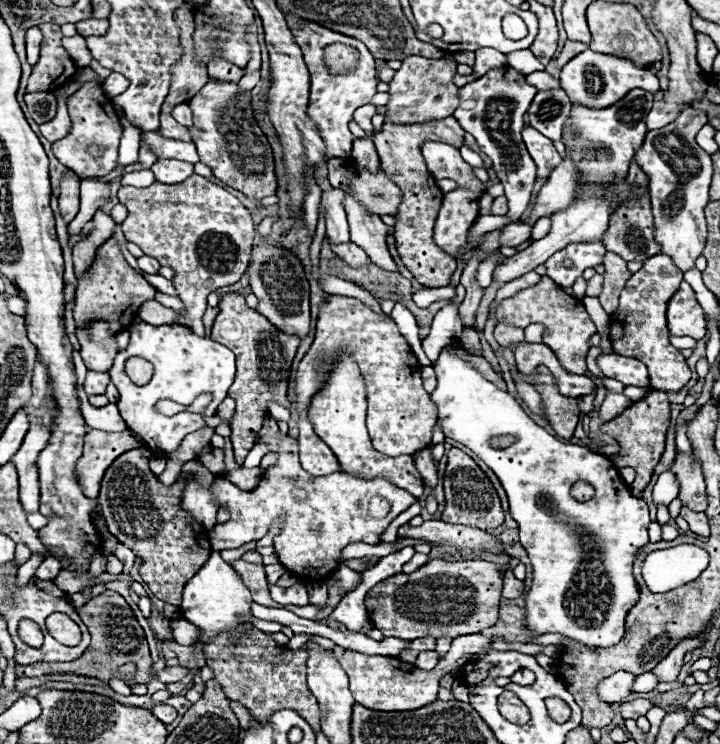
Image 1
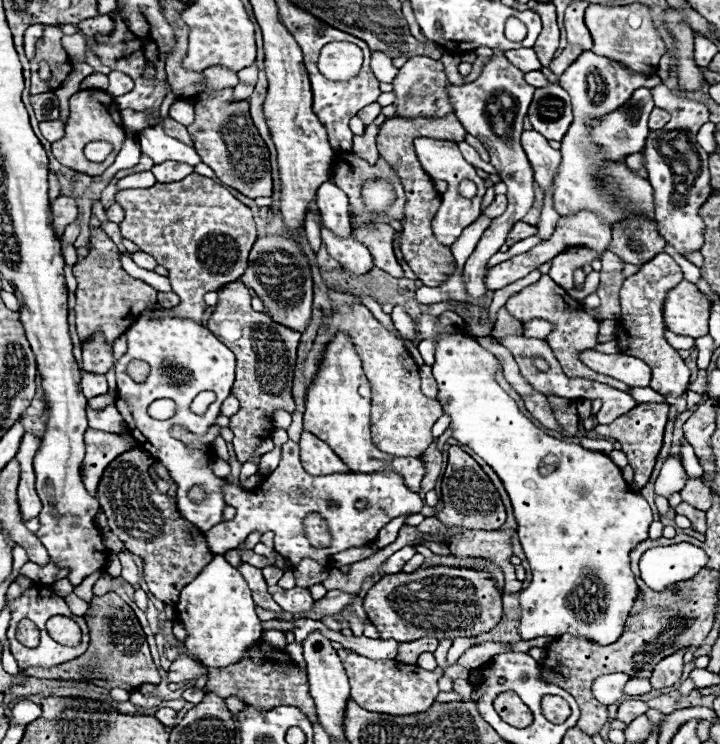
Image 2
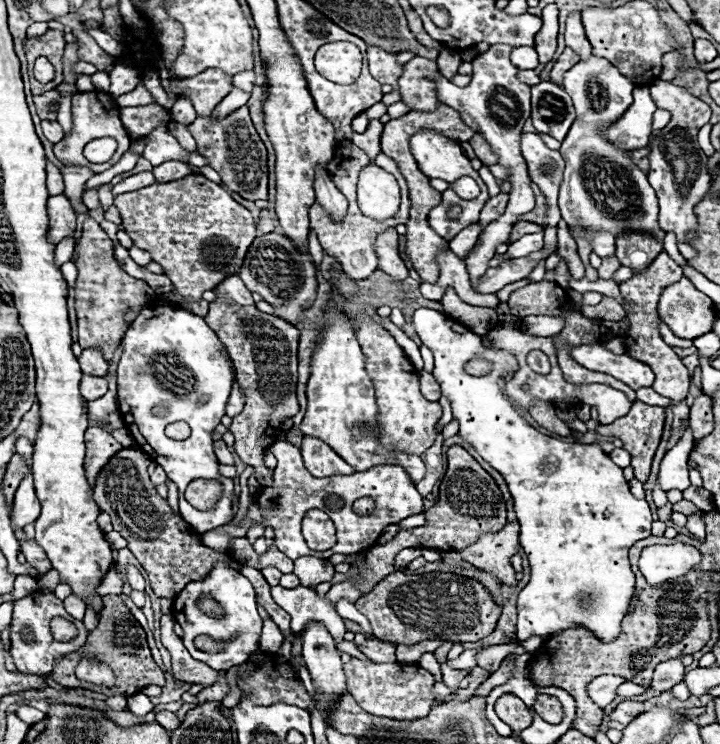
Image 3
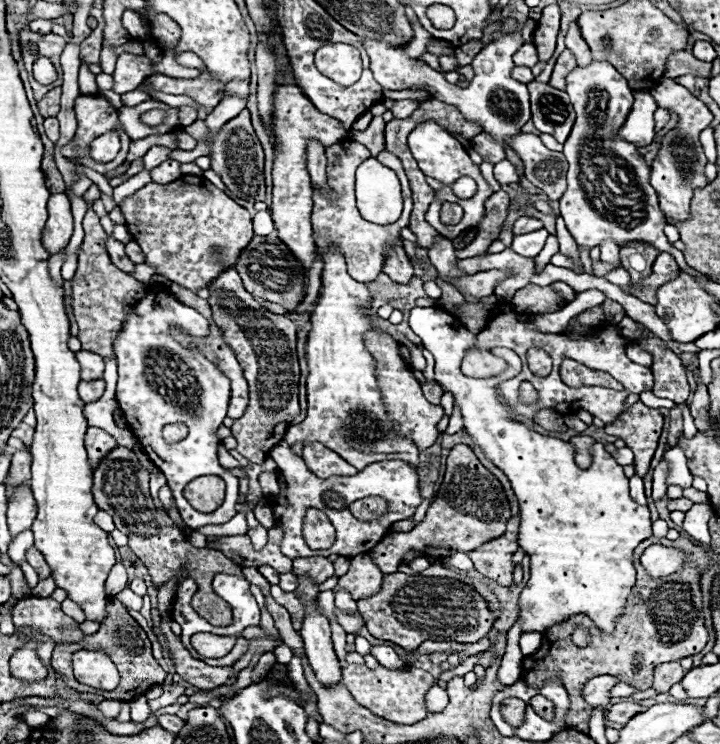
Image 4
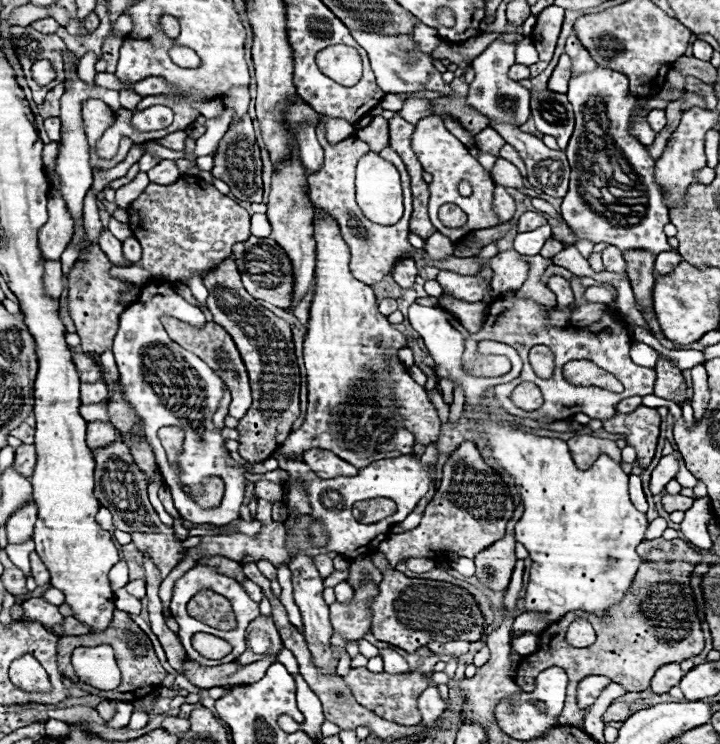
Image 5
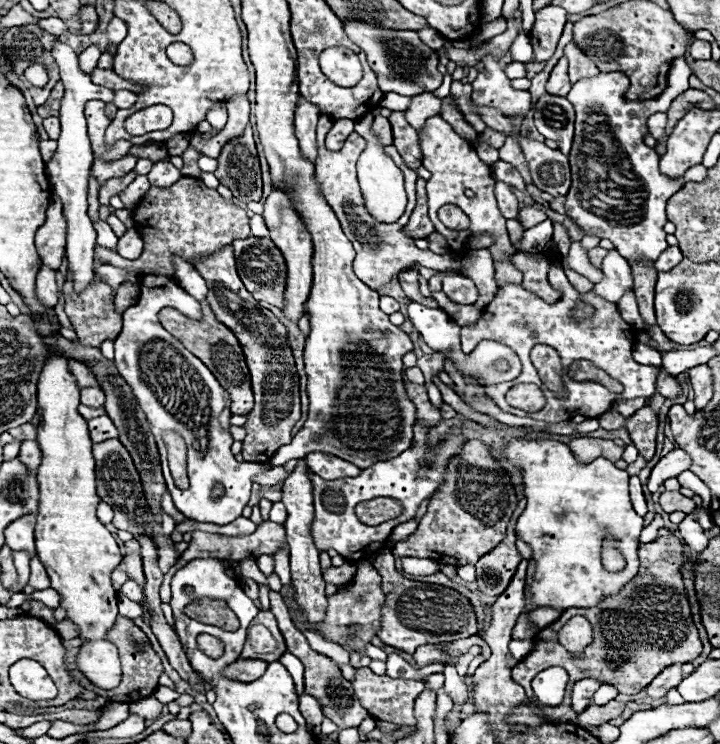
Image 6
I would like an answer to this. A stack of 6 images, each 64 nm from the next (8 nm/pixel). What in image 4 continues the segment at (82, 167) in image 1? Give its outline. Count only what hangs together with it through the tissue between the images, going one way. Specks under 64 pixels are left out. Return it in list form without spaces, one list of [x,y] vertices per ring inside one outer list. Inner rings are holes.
[[[90,94],[90,96],[78,96],[76,98],[76,120],[78,120],[78,130],[76,130],[76,138],[74,142],[70,142],[68,146],[62,148],[62,156],[66,158],[74,158],[74,156],[80,156],[82,164],[100,172],[100,174],[106,174],[108,170],[114,170],[118,168],[124,160],[126,160],[126,152],[128,152],[128,146],[130,146],[130,138],[122,132],[120,134],[120,140],[122,140],[122,148],[118,152],[118,156],[112,160],[112,162],[94,162],[90,160],[90,156],[86,154],[90,142],[114,128],[118,128],[118,110],[112,108],[102,96],[96,96],[96,94]]]

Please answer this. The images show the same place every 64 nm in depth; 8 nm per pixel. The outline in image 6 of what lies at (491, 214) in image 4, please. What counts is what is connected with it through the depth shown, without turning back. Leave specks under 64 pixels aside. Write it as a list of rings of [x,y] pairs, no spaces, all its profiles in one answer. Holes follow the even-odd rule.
[[[496,182],[496,200],[504,218],[518,218],[518,200],[512,192],[512,186],[508,186],[506,182]]]

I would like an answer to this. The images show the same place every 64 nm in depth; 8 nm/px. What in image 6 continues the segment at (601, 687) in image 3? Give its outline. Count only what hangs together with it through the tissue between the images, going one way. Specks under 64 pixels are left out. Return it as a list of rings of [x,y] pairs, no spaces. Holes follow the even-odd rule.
[[[594,678],[578,680],[572,688],[572,708],[574,708],[574,712],[582,712],[592,702],[592,696],[600,686],[602,686],[602,682],[598,682]]]

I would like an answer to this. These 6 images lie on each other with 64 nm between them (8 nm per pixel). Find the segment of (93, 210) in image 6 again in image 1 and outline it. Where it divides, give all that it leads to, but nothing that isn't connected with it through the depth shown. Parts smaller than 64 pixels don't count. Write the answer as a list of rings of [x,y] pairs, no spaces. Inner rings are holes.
[[[108,238],[104,244],[98,246],[94,262],[88,266],[88,270],[82,276],[76,276],[76,280],[78,280],[76,306],[74,306],[76,326],[84,328],[94,320],[106,320],[110,334],[118,334],[126,330],[136,318],[140,306],[148,300],[154,300],[156,294],[156,290],[126,264],[114,238]]]

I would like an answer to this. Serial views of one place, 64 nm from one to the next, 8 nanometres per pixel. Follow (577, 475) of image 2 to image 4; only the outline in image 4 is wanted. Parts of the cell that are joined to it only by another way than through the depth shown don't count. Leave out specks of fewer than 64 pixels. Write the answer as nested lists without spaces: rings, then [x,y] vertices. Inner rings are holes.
[[[416,306],[410,310],[410,328],[422,338],[426,350],[434,354],[436,360],[436,380],[446,392],[454,394],[456,404],[460,406],[464,428],[472,436],[474,444],[508,476],[512,488],[520,502],[520,530],[518,544],[530,556],[530,580],[520,594],[520,622],[524,632],[544,634],[554,624],[568,620],[574,614],[586,614],[594,620],[604,632],[614,630],[614,620],[620,616],[624,602],[634,586],[634,548],[652,536],[650,512],[644,506],[638,506],[628,494],[628,478],[622,472],[622,466],[604,450],[598,442],[592,448],[592,466],[582,470],[574,462],[574,448],[558,438],[542,436],[528,430],[524,424],[510,418],[510,410],[498,398],[498,384],[518,376],[522,362],[510,348],[495,347],[490,352],[508,362],[508,370],[492,378],[468,378],[460,372],[462,358],[470,346],[476,344],[476,336],[464,328],[464,324],[448,314],[442,308],[422,308]]]

